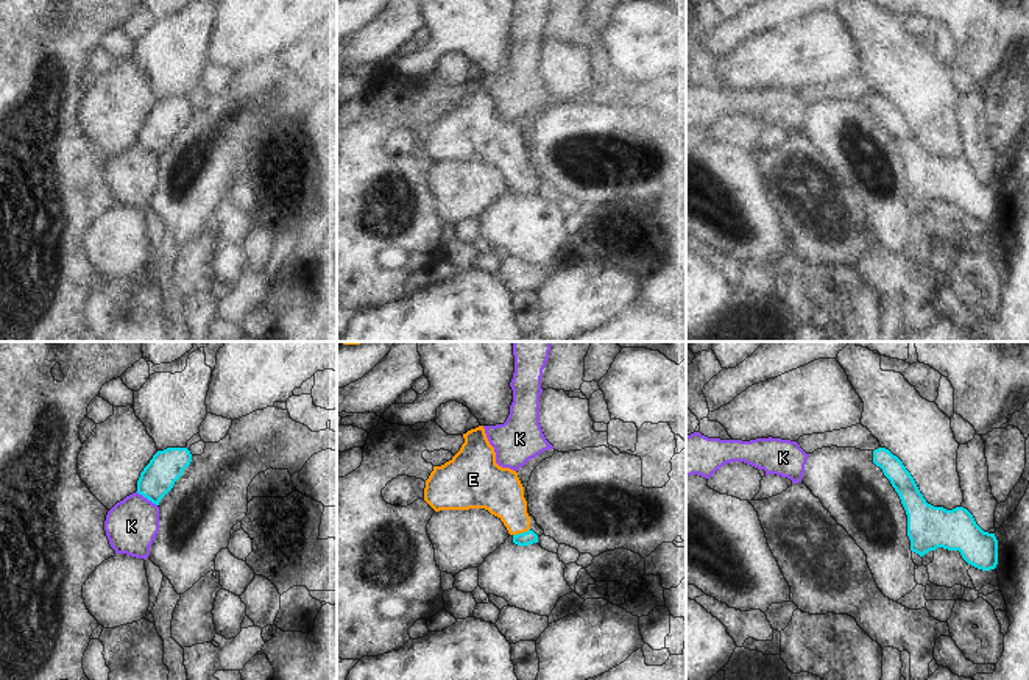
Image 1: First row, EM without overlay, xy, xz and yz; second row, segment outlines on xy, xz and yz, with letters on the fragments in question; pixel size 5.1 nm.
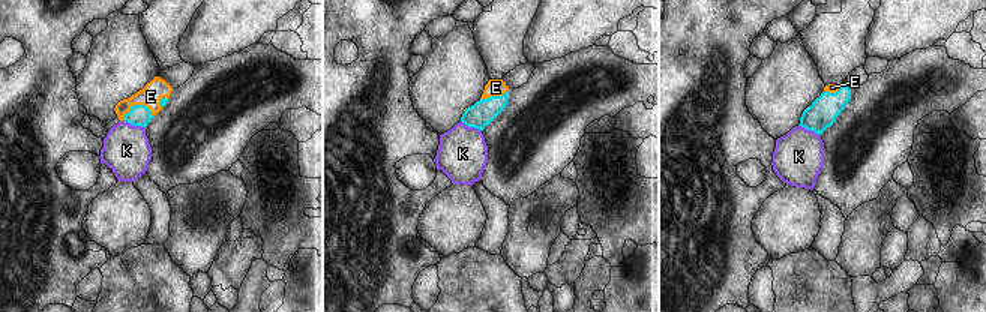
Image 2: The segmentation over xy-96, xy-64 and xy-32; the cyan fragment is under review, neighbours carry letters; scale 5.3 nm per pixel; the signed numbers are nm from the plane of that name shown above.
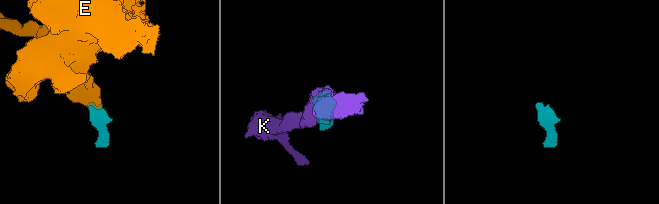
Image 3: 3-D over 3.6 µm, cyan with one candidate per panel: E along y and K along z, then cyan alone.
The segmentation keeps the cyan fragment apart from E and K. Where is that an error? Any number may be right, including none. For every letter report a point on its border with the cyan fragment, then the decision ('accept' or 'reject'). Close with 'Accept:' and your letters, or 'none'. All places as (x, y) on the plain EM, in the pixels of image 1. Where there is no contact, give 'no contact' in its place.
E: xz (521, 184) | accept
K: xy (147, 148) | reject
Accept: E

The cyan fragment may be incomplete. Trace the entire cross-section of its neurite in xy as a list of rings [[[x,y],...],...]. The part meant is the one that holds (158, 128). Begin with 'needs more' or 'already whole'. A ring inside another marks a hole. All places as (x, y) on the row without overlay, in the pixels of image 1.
already whole; [[[187,98],[157,101],[140,123],[137,143],[159,156],[161,150],[173,139],[190,112],[192,104]]]

